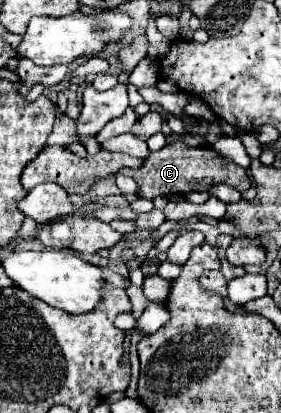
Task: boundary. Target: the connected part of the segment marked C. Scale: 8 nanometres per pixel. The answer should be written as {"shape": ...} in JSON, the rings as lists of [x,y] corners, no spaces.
{"shape":[[[184,140],[166,144],[162,150],[152,152],[140,168],[122,168],[120,174],[130,176],[138,184],[138,196],[154,200],[156,196],[168,194],[188,194],[188,192],[206,192],[214,184],[230,184],[238,192],[250,188],[250,178],[244,168],[220,156],[212,146],[188,146]]]}

